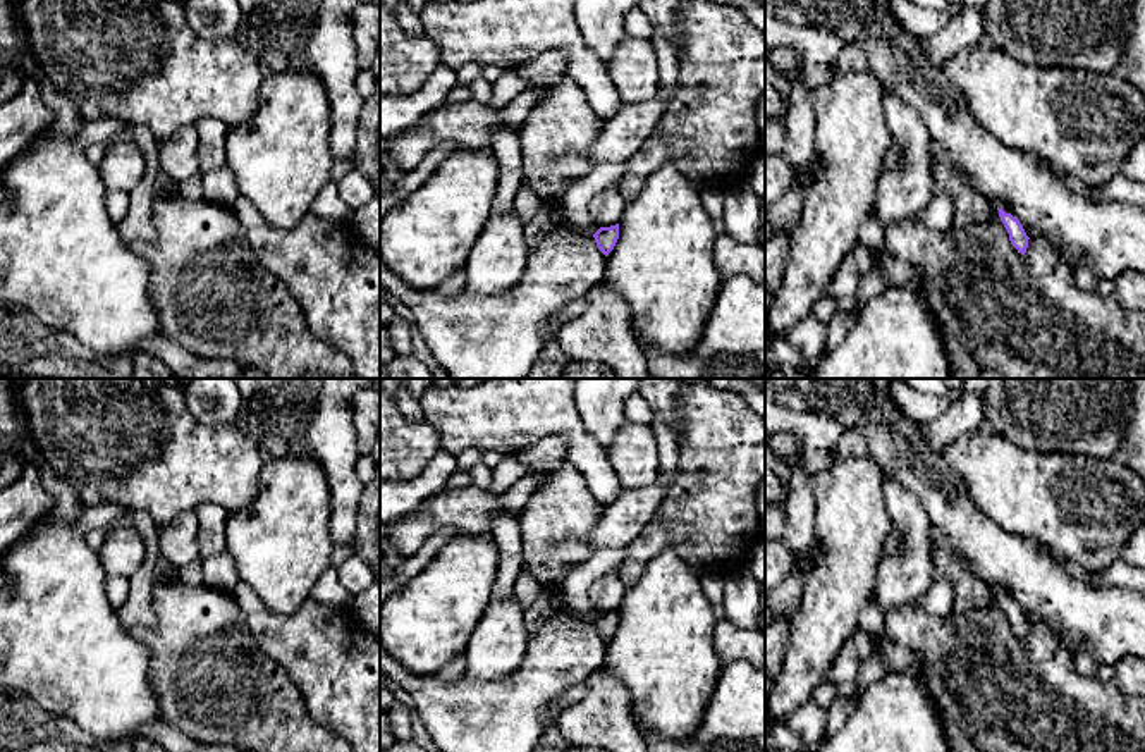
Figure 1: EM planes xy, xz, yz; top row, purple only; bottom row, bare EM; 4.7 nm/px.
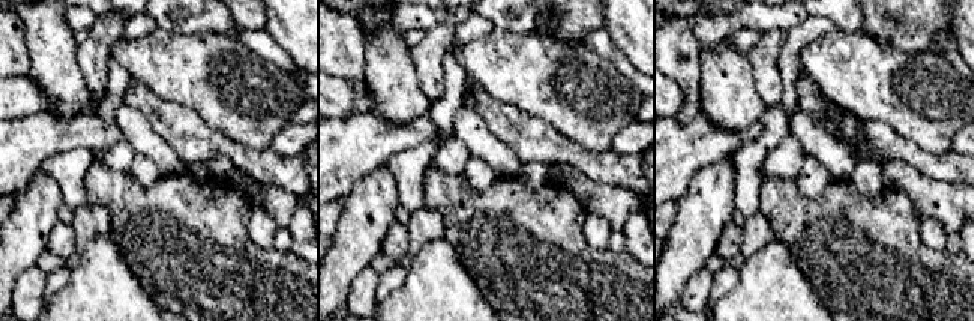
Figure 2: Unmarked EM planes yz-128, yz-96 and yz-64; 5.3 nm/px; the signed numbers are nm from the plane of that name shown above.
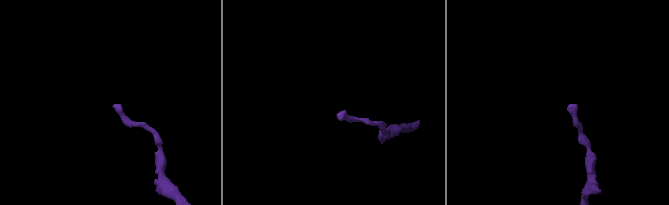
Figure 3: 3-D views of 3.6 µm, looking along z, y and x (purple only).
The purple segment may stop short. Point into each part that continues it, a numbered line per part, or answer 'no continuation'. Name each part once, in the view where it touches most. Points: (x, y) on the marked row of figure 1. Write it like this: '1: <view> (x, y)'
no continuation

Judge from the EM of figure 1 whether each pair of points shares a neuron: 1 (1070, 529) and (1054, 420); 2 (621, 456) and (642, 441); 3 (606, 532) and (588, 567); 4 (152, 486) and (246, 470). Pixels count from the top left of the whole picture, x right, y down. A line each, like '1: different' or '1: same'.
1: different
2: same
3: different
4: same

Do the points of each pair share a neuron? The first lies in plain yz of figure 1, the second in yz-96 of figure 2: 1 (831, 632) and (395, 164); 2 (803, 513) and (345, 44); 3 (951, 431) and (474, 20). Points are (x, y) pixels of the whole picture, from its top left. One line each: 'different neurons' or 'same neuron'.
1: different neurons
2: same neuron
3: same neuron

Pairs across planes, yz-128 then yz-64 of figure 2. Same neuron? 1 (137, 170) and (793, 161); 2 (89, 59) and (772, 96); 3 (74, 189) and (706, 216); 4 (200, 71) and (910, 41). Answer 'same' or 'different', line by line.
1: different
2: same
3: different
4: different

